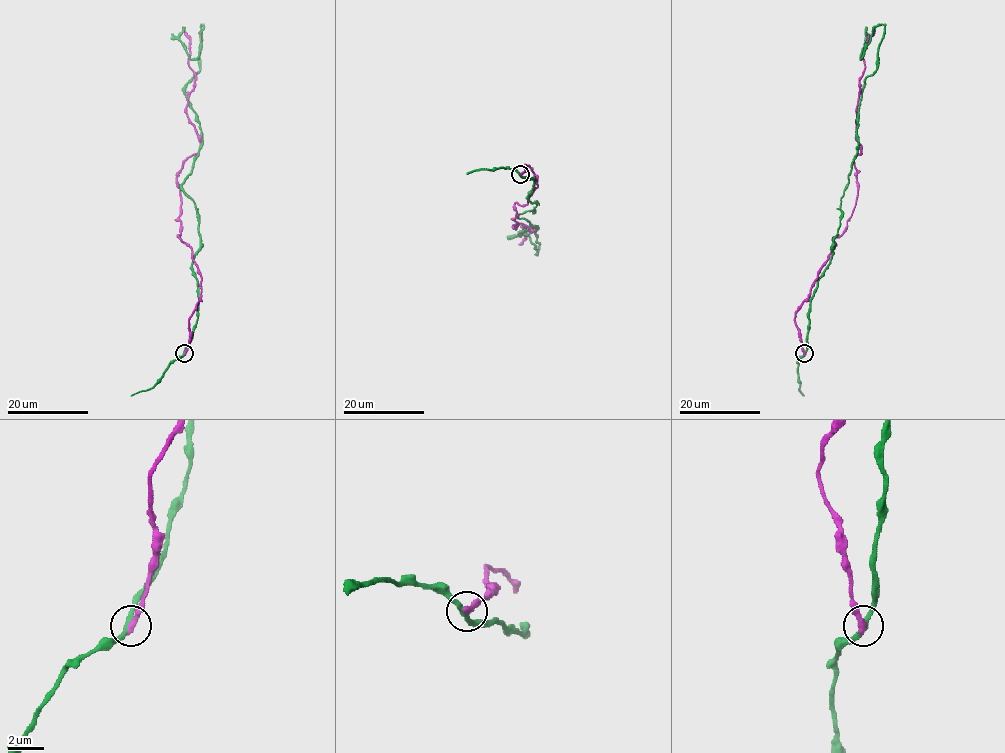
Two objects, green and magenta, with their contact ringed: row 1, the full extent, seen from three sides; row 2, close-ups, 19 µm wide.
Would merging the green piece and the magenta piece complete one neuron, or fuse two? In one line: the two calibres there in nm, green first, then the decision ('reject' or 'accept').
calibres 280 and 380 nm; reject

